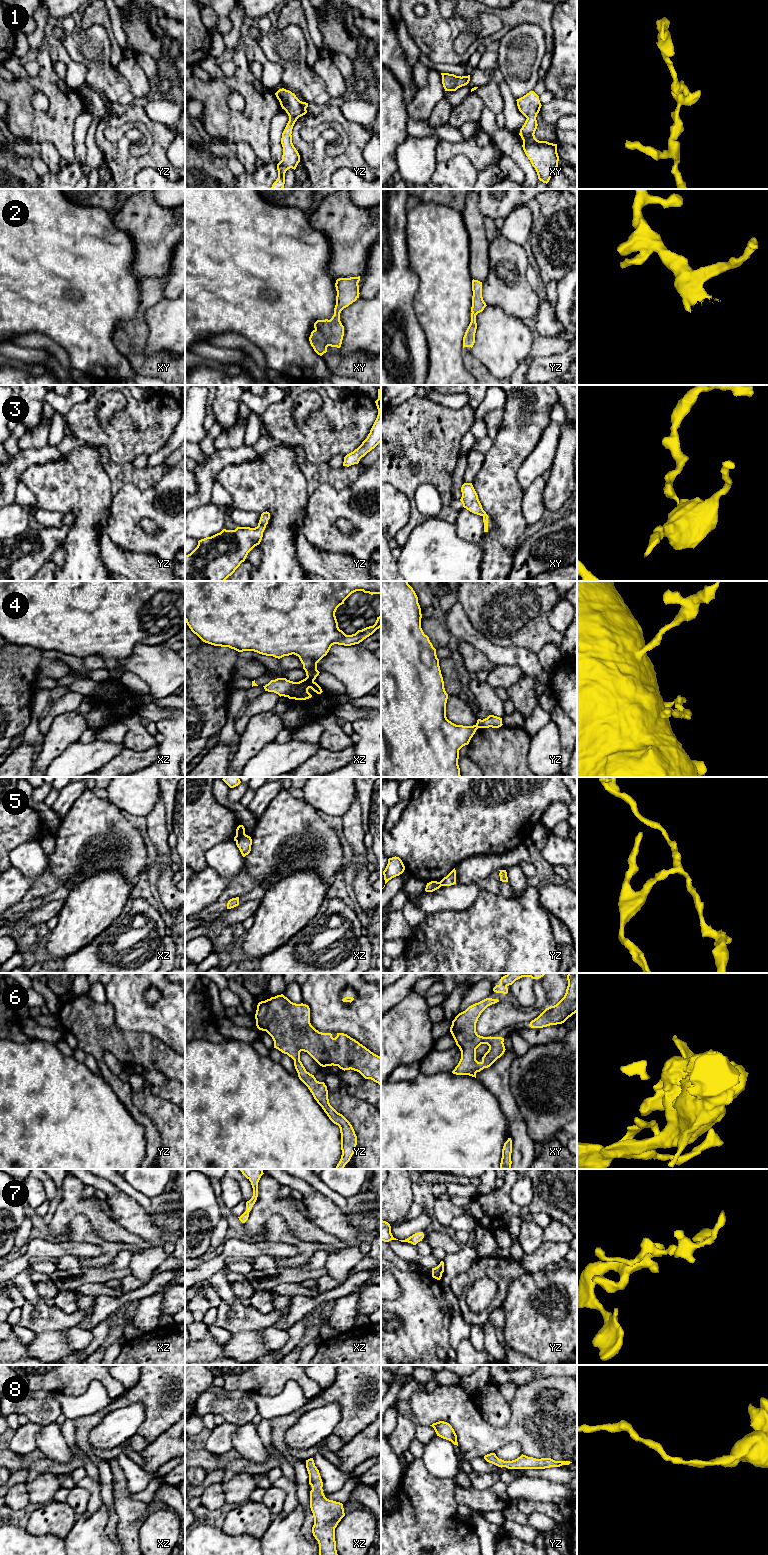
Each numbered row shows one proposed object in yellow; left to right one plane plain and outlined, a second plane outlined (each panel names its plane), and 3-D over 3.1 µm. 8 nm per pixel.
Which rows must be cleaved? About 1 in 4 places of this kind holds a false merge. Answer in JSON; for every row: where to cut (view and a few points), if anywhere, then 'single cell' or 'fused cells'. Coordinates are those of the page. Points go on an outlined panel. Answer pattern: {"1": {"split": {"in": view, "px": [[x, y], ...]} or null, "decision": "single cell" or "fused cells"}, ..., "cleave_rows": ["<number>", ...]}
{"1": {"split": null, "decision": "single cell"}, "2": {"split": null, "decision": "single cell"}, "3": {"split": null, "decision": "single cell"}, "4": {"split": {"in": "xz", "px": [[307, 676], [313, 680]]}, "decision": "fused cells"}, "5": {"split": {"in": "xz", "px": [[244, 833], [235, 840]]}, "decision": "fused cells"}, "6": {"split": null, "decision": "single cell"}, "7": {"split": null, "decision": "single cell"}, "8": {"split": null, "decision": "single cell"}, "cleave_rows": ["4", "5"]}

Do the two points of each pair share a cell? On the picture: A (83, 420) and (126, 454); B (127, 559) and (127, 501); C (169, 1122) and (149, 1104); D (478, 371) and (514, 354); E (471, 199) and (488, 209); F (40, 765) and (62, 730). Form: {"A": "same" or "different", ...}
{"A": "same", "B": "different", "C": "same", "D": "different", "E": "different", "F": "same"}

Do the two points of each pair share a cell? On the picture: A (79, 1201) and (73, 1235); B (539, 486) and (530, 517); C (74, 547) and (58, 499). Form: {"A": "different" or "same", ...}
{"A": "different", "B": "same", "C": "same"}

